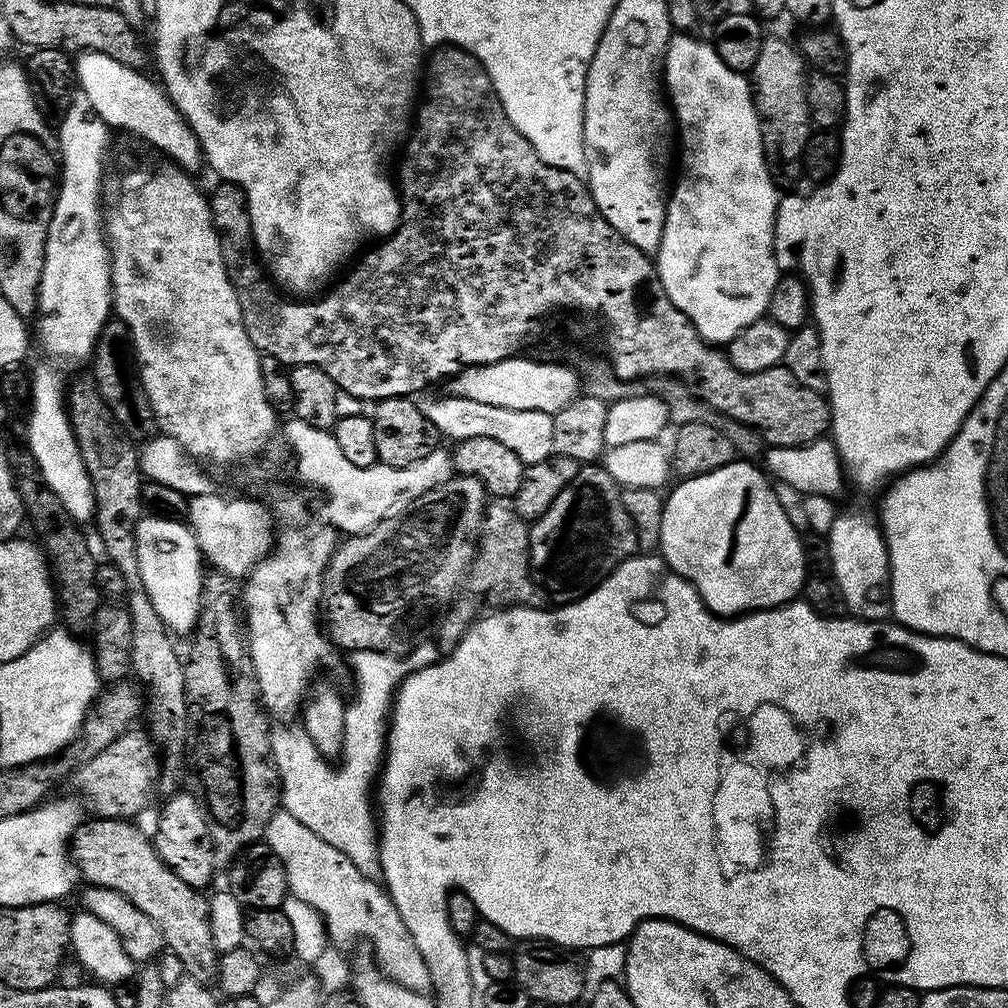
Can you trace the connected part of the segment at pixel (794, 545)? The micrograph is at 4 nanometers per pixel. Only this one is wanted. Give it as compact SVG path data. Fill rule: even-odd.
M733 462L701 476L689 476L681 479L679 481L680 485L664 500L659 555L667 562L668 567L673 572L678 573L681 578L695 586L696 593L703 598L704 604L710 611L725 618L735 618L745 612L759 612L766 608L779 608L781 604L793 603L801 595L806 579L806 573L804 573L804 548L800 545L801 533L796 530L794 525L790 524L789 518L786 518L785 511L778 504L778 498L775 496L775 490L770 483L769 477L759 467L756 469L754 465L756 464L752 462Z

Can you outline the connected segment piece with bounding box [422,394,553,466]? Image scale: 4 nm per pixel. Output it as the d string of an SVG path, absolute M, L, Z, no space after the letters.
M451 394L440 400L423 403L422 409L441 435L452 438L454 442L474 437L497 439L518 454L526 466L544 461L553 453L553 415L549 412L506 410L505 407L488 406Z

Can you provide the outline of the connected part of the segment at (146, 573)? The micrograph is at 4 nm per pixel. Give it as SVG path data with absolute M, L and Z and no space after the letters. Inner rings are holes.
M145 515L136 525L136 545L138 570L142 574L146 594L150 602L154 602L154 610L158 610L158 618L162 618L169 633L191 633L200 618L206 568L189 525L176 518Z

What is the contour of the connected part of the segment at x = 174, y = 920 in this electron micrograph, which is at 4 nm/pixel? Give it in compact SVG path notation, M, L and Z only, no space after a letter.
M115 817L91 819L85 819L74 830L70 841L70 857L80 871L83 883L94 888L118 890L122 898L134 902L134 906L138 906L138 910L142 910L142 914L146 914L150 922L158 926L164 939L164 948L172 951L180 959L181 966L188 971L185 972L187 979L196 980L199 984L215 985L220 958L214 940L211 938L209 897L201 889L182 882L182 878L178 878L178 874L174 874L174 870L170 870L170 866L162 862L151 839L147 835L143 836L139 828L132 825L131 821Z

